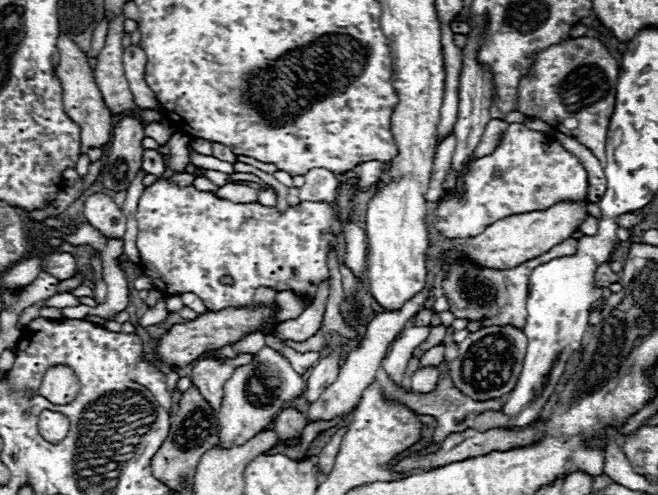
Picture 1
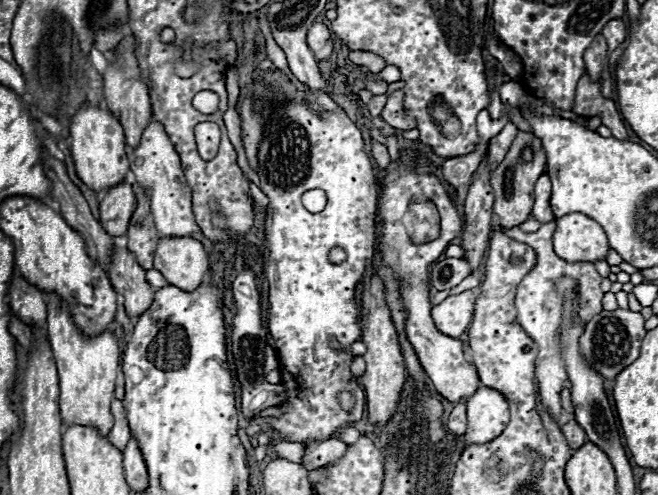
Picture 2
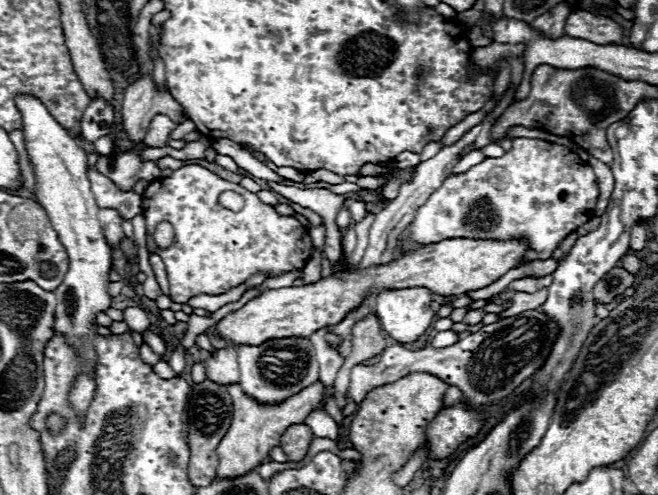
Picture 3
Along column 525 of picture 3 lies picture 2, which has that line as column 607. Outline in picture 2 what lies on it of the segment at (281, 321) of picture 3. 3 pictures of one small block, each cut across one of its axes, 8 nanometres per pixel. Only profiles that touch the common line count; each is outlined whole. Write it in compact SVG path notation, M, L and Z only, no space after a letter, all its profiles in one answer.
M580 212L558 218L554 232L554 252L566 262L598 262L608 254L604 230Z

